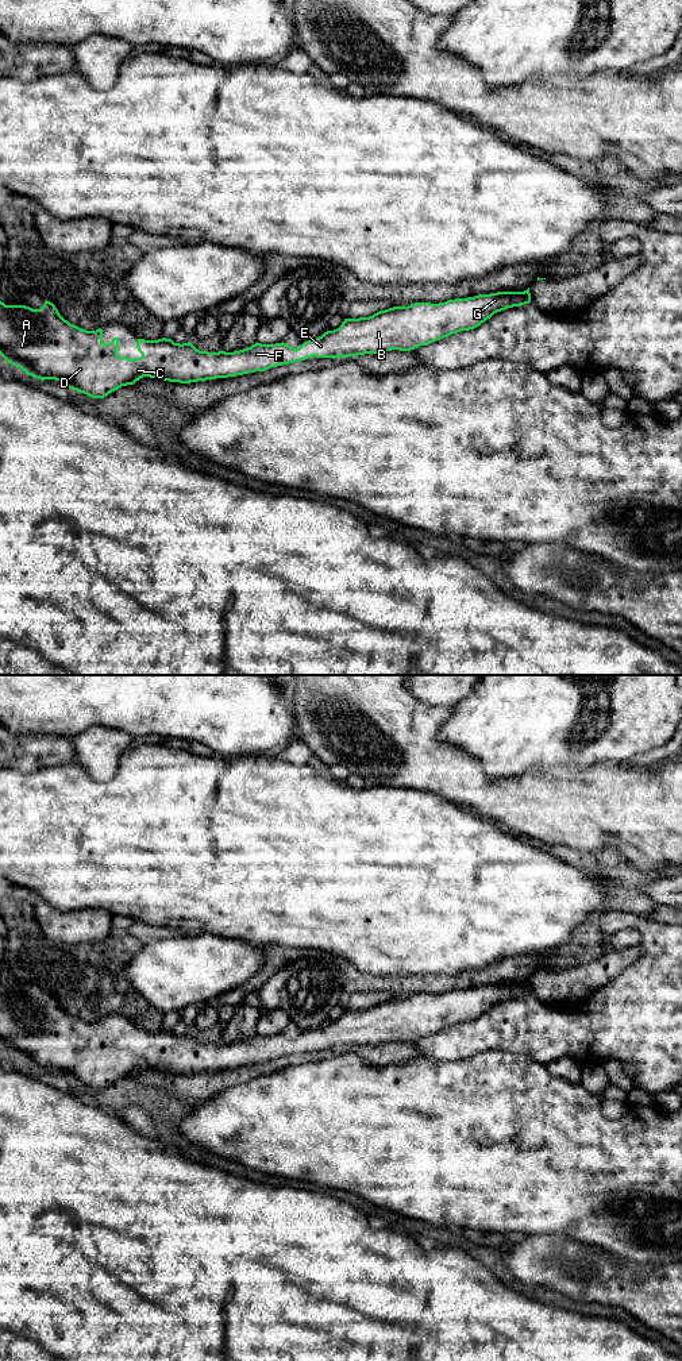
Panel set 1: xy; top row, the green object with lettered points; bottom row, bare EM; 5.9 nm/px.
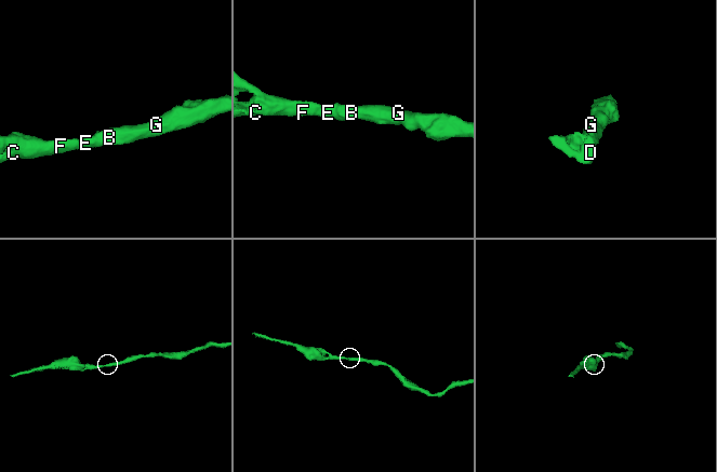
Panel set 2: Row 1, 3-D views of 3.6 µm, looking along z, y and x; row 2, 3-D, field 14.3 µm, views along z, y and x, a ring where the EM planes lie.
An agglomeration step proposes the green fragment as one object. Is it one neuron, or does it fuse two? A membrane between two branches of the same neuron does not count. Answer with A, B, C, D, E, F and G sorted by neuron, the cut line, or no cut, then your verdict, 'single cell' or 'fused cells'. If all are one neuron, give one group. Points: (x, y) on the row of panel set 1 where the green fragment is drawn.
A B C D E F G; no cut; single cell

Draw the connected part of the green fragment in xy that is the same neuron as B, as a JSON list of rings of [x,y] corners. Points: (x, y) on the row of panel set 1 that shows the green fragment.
[[[529,288],[524,292],[497,292],[490,294],[478,294],[467,298],[455,298],[446,302],[415,302],[408,306],[393,306],[379,311],[369,317],[344,319],[342,325],[334,331],[327,331],[321,336],[304,342],[298,348],[293,348],[286,343],[261,344],[234,352],[208,352],[197,350],[190,342],[174,343],[172,339],[145,340],[138,339],[136,348],[142,354],[140,358],[130,359],[120,356],[119,338],[113,338],[111,343],[103,342],[103,329],[86,331],[65,320],[55,305],[45,301],[41,309],[32,309],[26,305],[5,305],[0,301],[0,355],[12,366],[20,367],[27,375],[34,378],[55,379],[65,383],[69,389],[84,393],[92,398],[104,398],[109,393],[122,386],[134,385],[143,377],[158,378],[169,382],[190,383],[216,378],[228,378],[255,371],[265,371],[276,366],[289,365],[305,361],[312,356],[317,358],[347,358],[365,354],[381,354],[392,350],[411,351],[420,346],[447,338],[461,331],[469,331],[479,327],[494,313],[513,306],[521,306],[531,302]]]

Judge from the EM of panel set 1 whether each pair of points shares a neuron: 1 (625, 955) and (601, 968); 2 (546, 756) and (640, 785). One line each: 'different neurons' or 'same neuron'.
1: same neuron
2: different neurons

